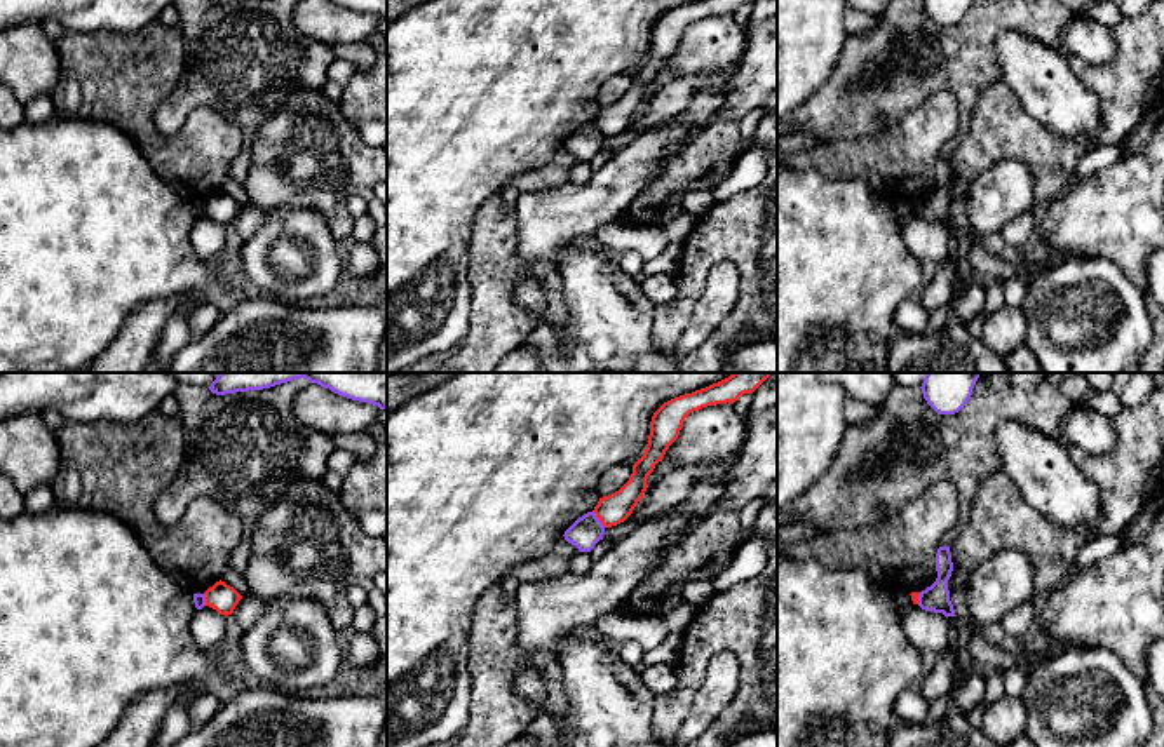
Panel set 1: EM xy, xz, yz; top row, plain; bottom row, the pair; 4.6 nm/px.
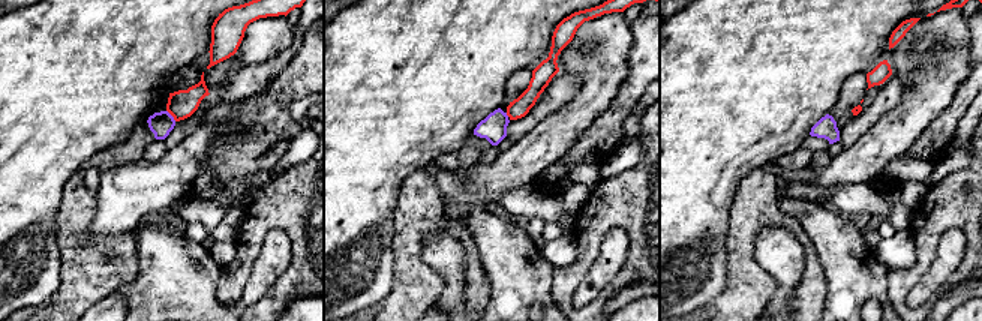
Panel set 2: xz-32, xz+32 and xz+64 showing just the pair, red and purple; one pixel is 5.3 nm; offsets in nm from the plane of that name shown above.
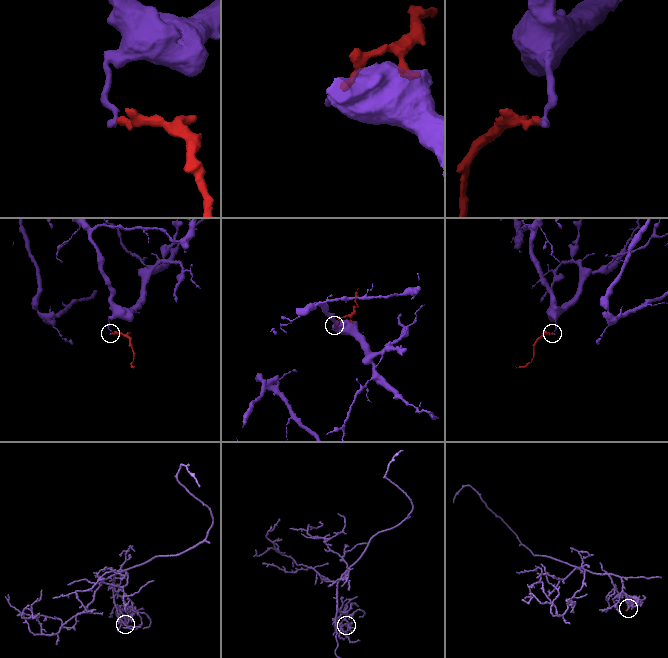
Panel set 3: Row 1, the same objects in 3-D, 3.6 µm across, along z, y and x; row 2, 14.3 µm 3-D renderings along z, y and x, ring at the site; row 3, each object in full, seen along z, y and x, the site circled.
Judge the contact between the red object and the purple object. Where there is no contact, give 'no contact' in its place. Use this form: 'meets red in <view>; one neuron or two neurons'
meets red in xz; two neurons

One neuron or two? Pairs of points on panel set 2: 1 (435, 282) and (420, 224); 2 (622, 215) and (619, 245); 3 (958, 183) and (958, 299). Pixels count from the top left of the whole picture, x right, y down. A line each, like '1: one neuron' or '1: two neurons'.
1: one neuron
2: two neurons
3: two neurons

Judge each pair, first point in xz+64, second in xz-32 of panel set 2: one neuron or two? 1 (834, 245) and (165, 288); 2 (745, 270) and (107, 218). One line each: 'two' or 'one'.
1: one
2: two

